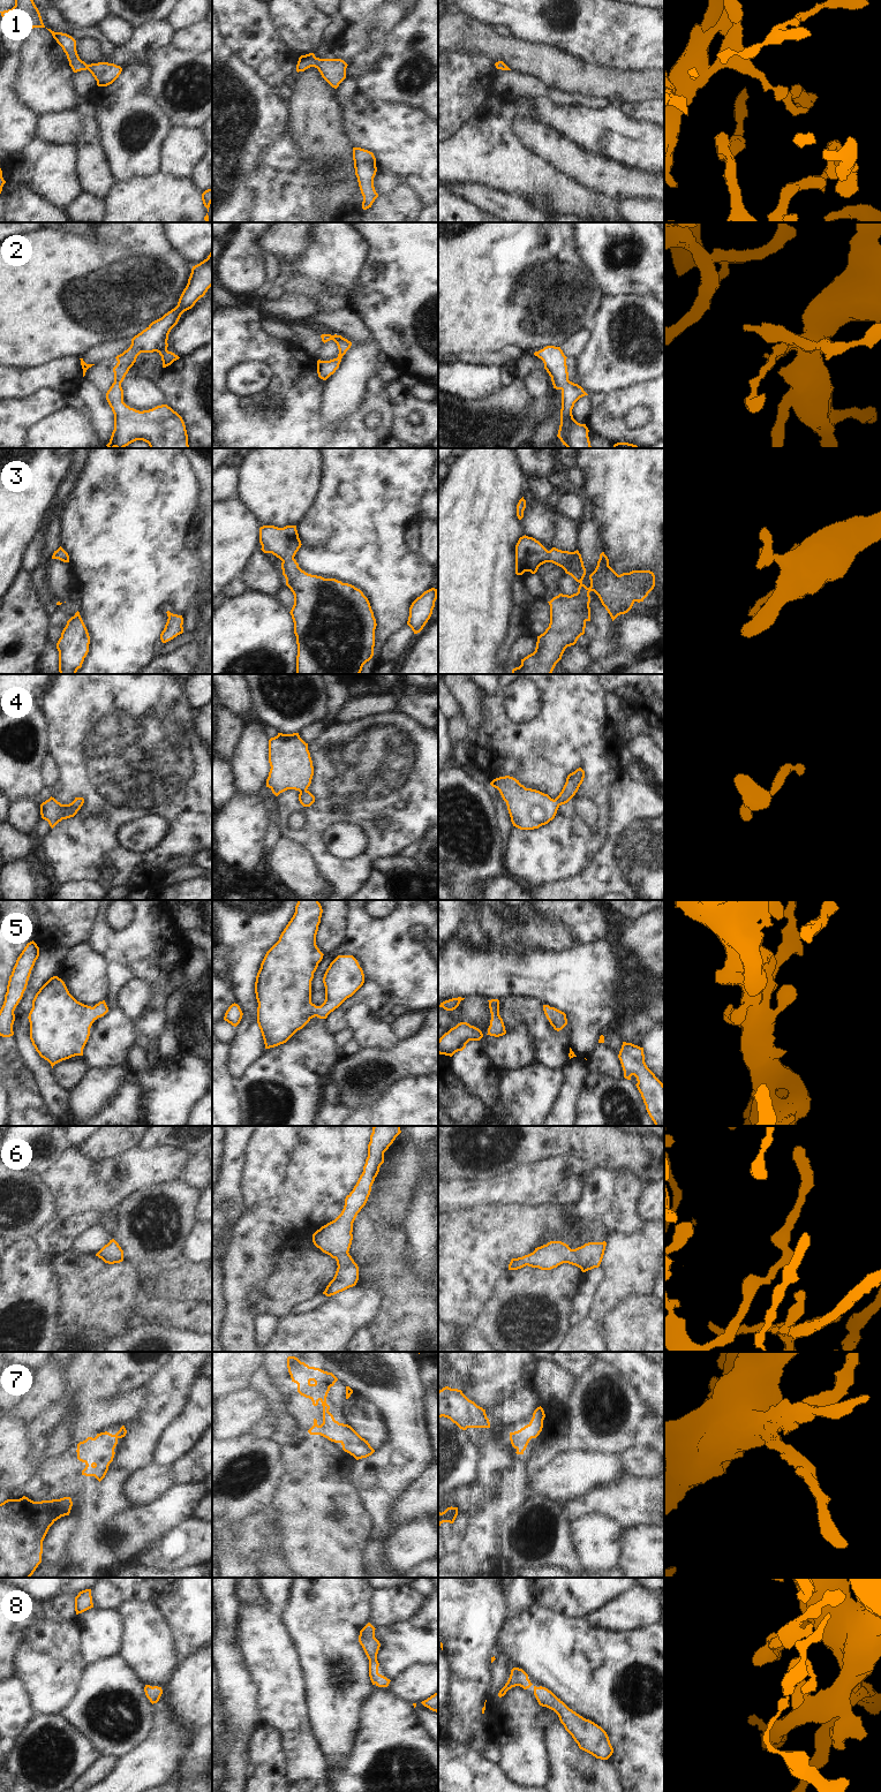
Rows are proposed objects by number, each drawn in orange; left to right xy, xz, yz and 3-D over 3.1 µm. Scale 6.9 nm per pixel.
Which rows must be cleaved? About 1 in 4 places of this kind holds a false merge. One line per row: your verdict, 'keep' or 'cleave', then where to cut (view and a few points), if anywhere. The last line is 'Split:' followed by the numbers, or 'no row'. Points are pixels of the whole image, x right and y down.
1: keep; no cut
2: keep; no cut
3: keep; no cut
4: keep; no cut
5: keep; no cut
6: keep; no cut
7: keep; no cut
8: keep; no cut
Split: no row

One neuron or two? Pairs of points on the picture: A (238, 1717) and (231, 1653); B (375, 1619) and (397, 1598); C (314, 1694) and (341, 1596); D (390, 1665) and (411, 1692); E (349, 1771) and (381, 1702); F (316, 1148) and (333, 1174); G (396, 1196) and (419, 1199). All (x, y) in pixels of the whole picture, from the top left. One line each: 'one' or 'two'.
A: one
B: one
C: one
D: two
E: one
F: one
G: two

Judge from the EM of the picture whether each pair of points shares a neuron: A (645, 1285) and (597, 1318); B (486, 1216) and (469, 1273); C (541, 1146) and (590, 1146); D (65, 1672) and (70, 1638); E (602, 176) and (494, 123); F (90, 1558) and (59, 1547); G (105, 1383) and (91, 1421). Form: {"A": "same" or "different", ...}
{"A": "same", "B": "same", "C": "same", "D": "same", "E": "different", "F": "different", "G": "different"}

